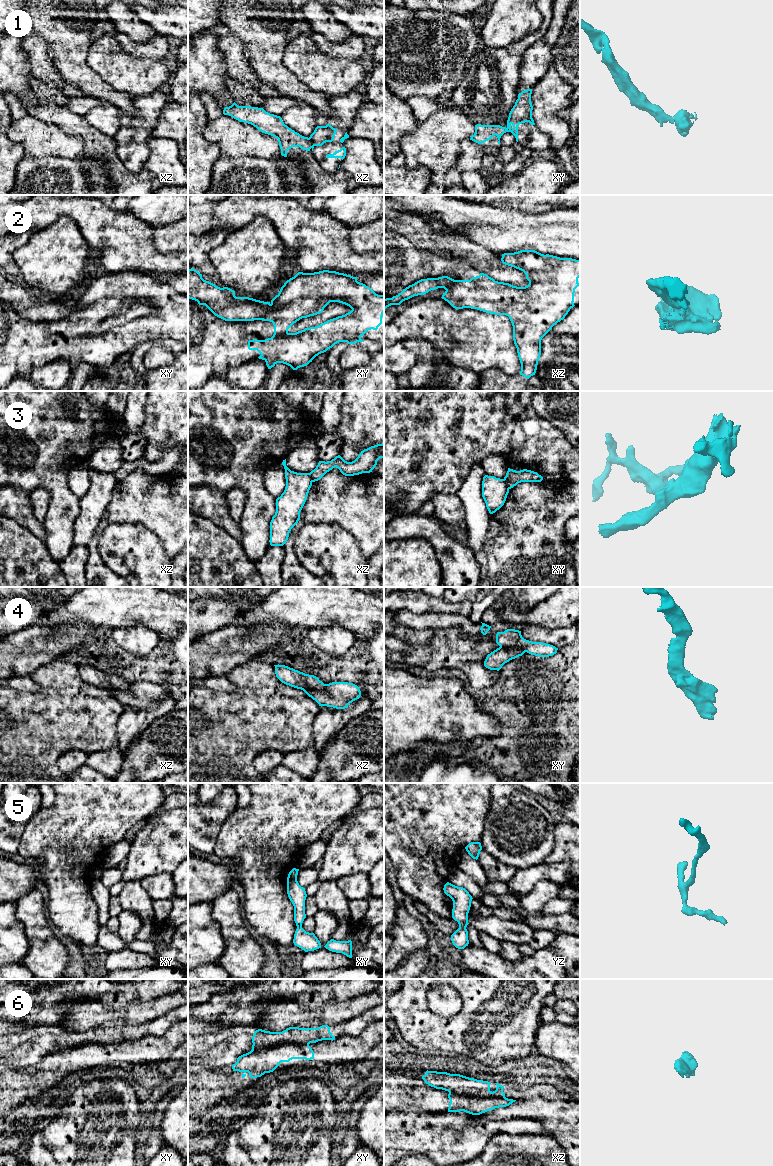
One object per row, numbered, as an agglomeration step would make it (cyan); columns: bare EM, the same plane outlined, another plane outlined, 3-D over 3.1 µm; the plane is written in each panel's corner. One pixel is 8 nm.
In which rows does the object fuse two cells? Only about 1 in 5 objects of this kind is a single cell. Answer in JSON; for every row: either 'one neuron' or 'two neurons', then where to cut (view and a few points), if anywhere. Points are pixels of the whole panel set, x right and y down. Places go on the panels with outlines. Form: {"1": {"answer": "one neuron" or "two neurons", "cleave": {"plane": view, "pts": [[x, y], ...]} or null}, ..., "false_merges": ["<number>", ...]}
{"1": {"answer": "two neurons", "cleave": {"plane": "xz", "pts": [[308, 138], [312, 147]]}}, "2": {"answer": "two neurons", "cleave": {"plane": "xy", "pts": [[271, 304], [271, 308], [266, 313], [250, 320]]}}, "3": {"answer": "two neurons", "cleave": {"plane": "xy", "pts": [[503, 479], [509, 488]]}}, "4": {"answer": "two neurons", "cleave": {"plane": "xy", "pts": [[500, 645], [522, 648], [525, 651]]}}, "5": {"answer": "one neuron", "cleave": null}, "6": {"answer": "two neurons", "cleave": {"plane": "xy", "pts": [[308, 1043], [282, 1043], [252, 1050]]}}, "false_merges": ["1", "2", "3", "4", "6"]}

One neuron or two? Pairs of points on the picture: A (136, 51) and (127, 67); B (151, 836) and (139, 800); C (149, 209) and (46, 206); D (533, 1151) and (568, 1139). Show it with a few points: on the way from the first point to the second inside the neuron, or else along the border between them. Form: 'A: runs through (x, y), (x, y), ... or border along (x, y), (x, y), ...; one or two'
A: border along (116, 39), (132, 55), (156, 59); two
B: border along (160, 805), (146, 820); two
C: border along (125, 209), (145, 222); two
D: border along (545, 1135), (552, 1136), (557, 1140); two

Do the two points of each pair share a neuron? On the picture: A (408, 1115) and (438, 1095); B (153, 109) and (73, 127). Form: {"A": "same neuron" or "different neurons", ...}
{"A": "different neurons", "B": "different neurons"}

